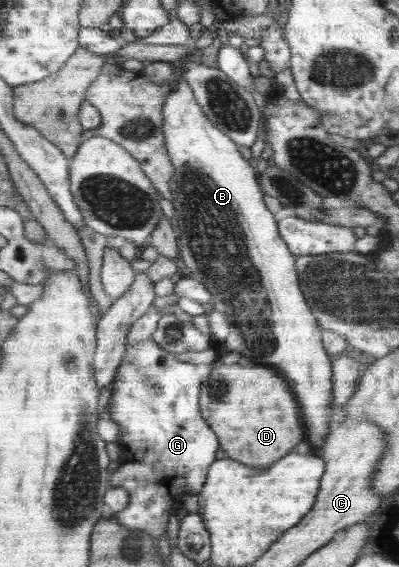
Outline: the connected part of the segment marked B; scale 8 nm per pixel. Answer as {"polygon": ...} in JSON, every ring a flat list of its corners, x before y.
{"polygon":[[151,61,145,63,141,73,157,84,169,84,173,88,165,100,161,129,166,150,176,170,173,178,176,182,176,198,172,201,179,263,188,275,196,276,211,294,211,310,220,312,230,323,230,336,224,341,226,350,240,352,254,364,274,366,274,369,290,378,290,382,294,382,294,390,298,390,298,398,302,398,302,406,306,406,306,422,310,422,308,442,314,450,320,450,324,438,330,432,328,424,332,414,333,362,330,362,322,348,322,328,301,289,297,267,299,256,290,250,289,243,281,237,278,214,270,212,264,202,266,192,260,186,260,173,255,159,246,158,246,154,242,154,242,146,238,146,210,122,202,112,189,82,176,75,175,65,174,62]]}

